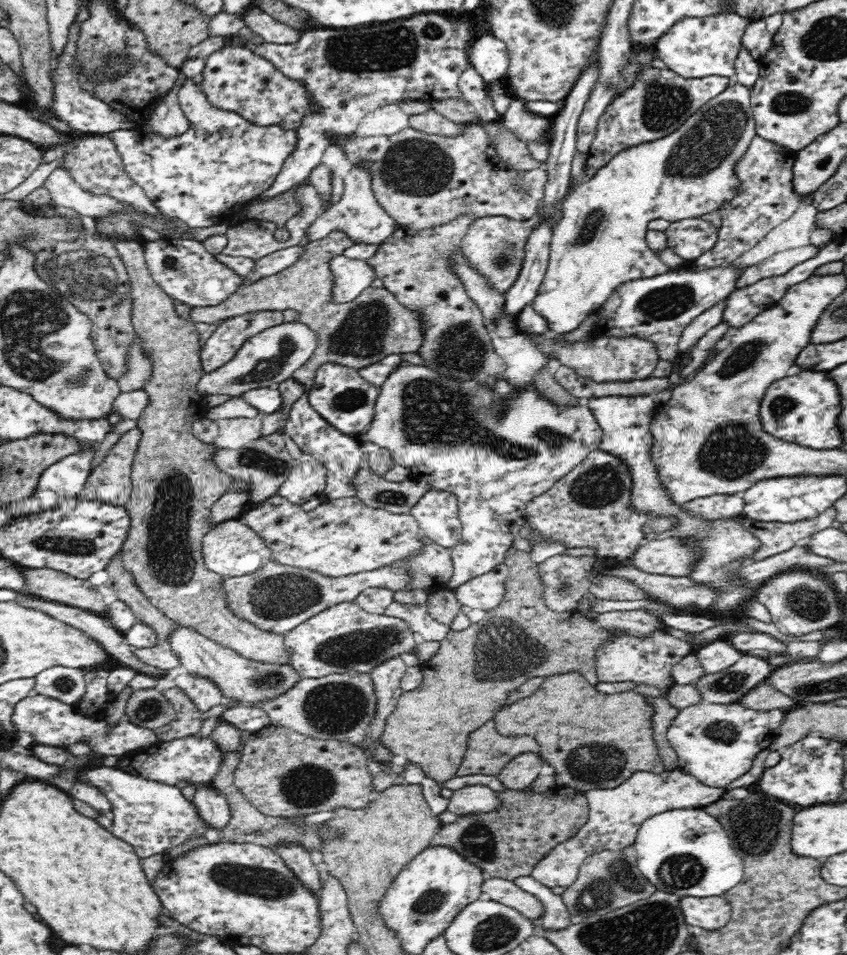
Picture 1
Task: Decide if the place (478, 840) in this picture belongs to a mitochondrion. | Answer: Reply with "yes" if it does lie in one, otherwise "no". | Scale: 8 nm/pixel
yes

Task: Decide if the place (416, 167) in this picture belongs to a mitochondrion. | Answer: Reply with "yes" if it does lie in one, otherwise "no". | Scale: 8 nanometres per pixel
yes

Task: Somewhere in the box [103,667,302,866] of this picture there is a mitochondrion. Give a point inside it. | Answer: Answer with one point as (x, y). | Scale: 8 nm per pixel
(149, 709)

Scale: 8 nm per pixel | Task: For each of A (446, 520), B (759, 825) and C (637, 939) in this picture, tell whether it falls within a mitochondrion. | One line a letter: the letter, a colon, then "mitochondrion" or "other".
A: other
B: mitochondrion
C: mitochondrion

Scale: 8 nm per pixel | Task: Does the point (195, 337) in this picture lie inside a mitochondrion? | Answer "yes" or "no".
no

